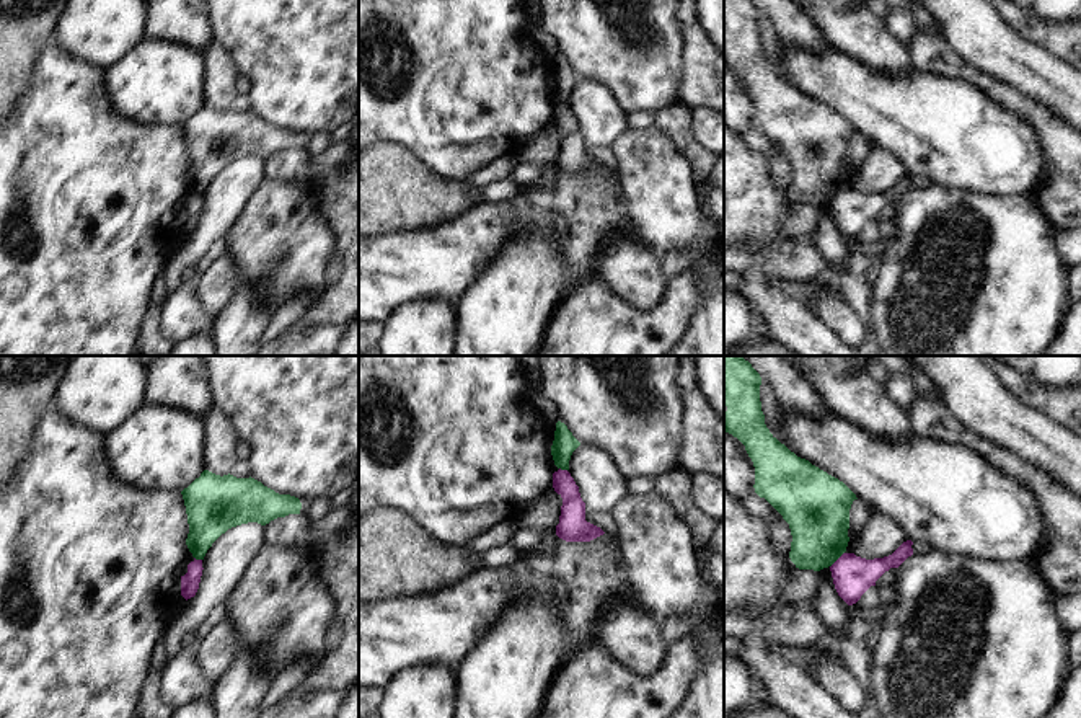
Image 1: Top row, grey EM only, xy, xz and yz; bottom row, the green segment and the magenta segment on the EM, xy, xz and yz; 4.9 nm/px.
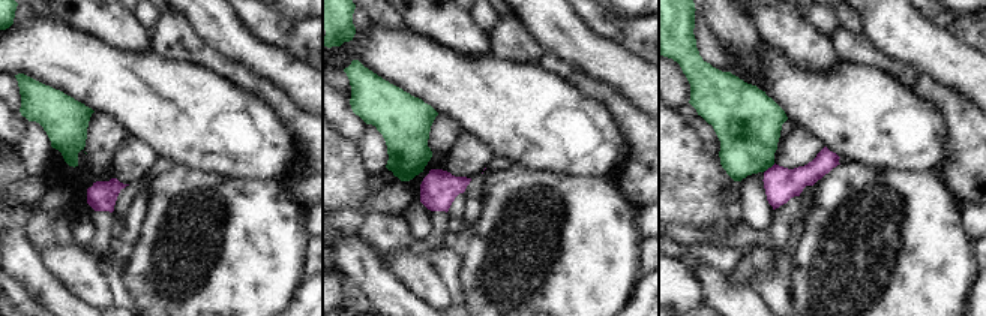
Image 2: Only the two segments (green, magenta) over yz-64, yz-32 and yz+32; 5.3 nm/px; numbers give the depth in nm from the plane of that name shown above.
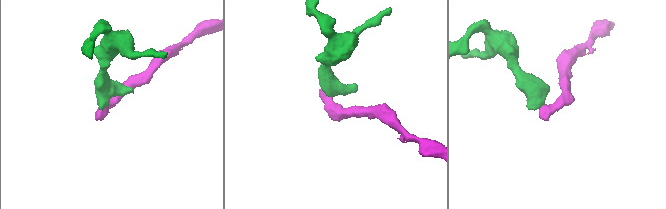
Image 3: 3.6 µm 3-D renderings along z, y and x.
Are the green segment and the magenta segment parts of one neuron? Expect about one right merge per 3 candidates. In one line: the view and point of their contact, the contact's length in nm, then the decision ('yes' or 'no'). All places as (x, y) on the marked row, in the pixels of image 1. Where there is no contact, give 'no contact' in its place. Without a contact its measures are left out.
yz (837, 558) | 100 nm | no

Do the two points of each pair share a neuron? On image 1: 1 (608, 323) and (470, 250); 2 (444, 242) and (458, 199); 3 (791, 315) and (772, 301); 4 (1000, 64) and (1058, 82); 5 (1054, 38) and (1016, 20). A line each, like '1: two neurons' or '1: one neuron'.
1: two neurons
2: two neurons
3: one neuron
4: one neuron
5: one neuron

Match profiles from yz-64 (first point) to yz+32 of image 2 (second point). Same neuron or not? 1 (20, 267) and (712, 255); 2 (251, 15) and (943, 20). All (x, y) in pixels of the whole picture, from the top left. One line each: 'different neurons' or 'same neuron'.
1: different neurons
2: same neuron

